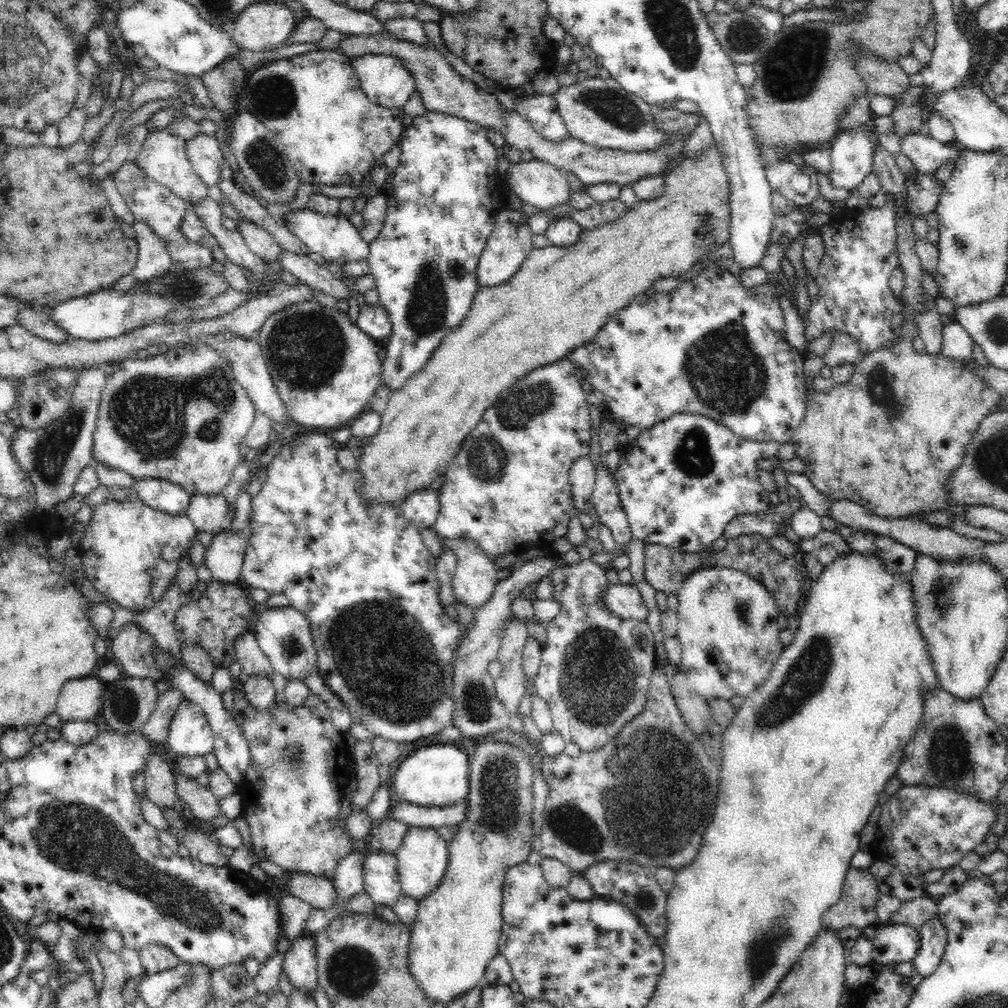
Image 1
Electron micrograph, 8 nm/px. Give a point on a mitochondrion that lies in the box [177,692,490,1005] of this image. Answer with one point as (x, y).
(351, 971)

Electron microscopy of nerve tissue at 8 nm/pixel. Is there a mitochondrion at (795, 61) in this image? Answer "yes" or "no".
yes

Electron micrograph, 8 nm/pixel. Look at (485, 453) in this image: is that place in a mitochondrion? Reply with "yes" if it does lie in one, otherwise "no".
yes

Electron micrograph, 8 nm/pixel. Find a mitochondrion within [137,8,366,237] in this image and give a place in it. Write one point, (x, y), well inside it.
(274, 97)

